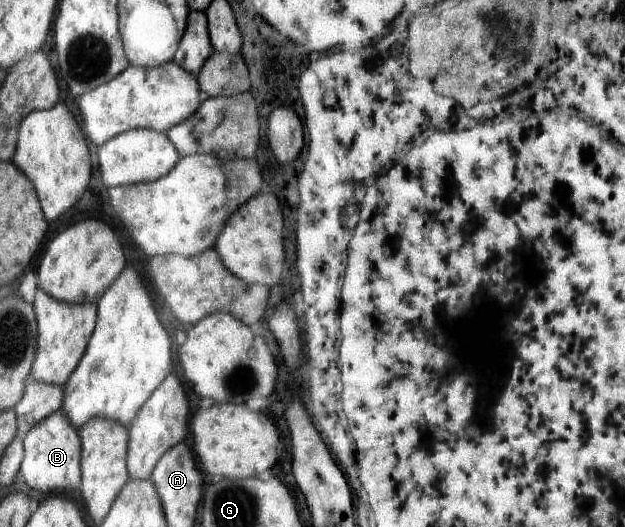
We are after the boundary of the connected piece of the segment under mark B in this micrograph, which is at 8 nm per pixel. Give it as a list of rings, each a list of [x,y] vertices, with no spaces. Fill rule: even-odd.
[[[60,408],[40,421],[23,438],[23,461],[19,471],[24,483],[42,494],[72,494],[81,487],[81,438]]]

